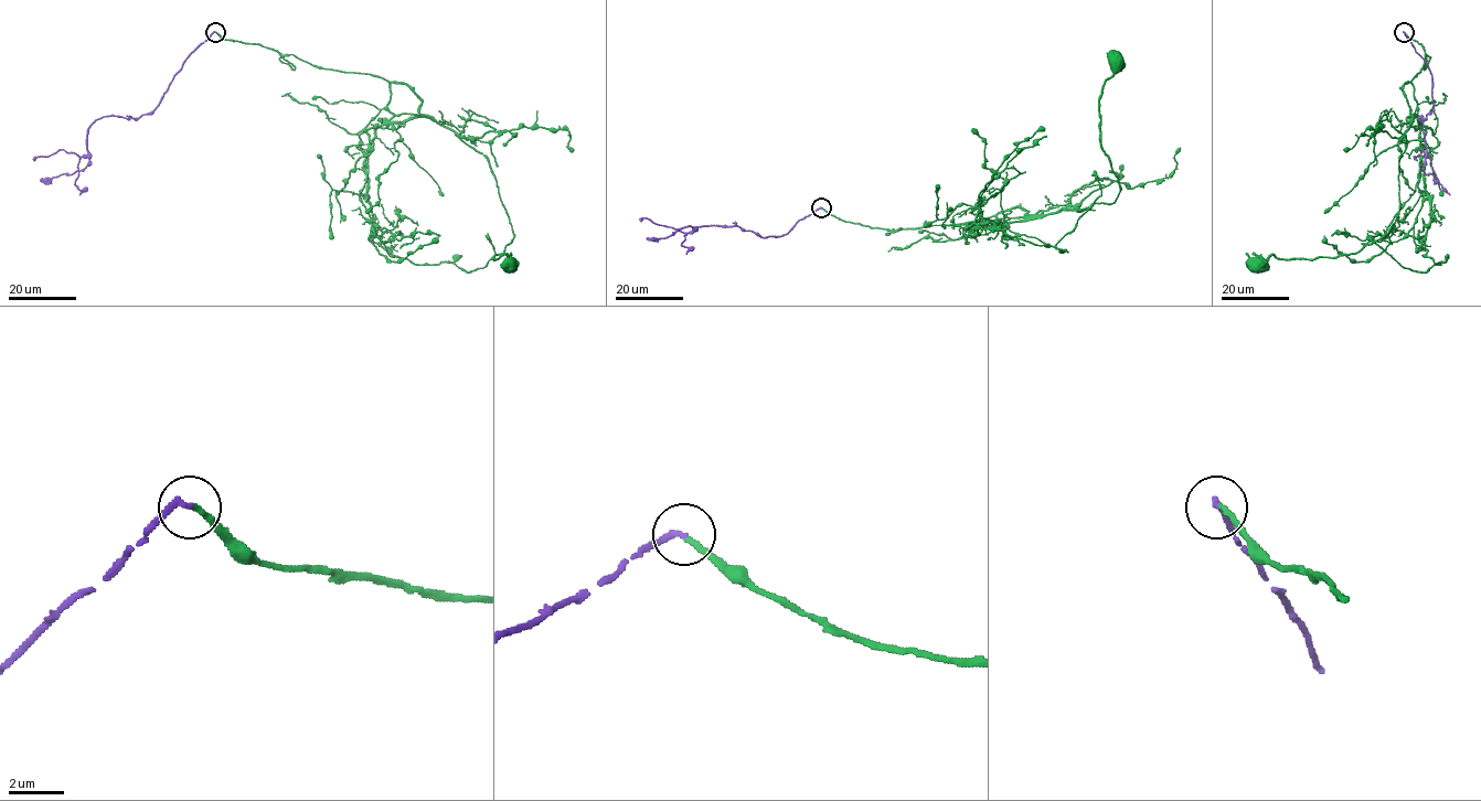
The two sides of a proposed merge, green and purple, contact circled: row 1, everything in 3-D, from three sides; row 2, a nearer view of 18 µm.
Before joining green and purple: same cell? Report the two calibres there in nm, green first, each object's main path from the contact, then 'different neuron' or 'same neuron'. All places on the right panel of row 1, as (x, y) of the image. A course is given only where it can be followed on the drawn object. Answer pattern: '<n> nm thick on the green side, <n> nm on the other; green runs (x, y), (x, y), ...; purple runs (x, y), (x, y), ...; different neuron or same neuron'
200 nm thick on the green side, 220 nm on the other; green runs (1404, 32), (1427, 56), (1403, 93), (1412, 120), (1398, 159), (1396, 222), (1355, 253), (1271, 254), (1253, 265); purple runs (1404, 32), (1431, 76), (1434, 108), (1425, 118), (1418, 118), (1423, 117), (1426, 150), (1423, 168), (1434, 180); same neuron

